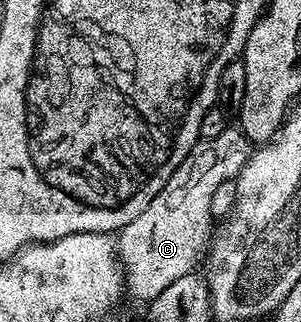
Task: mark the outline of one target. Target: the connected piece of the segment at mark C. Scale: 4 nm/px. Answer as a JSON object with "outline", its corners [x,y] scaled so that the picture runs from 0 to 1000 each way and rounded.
{"outline":[[[777,391],[751,394],[721,429],[661,432],[611,491],[611,503],[598,503],[571,553],[558,553],[532,602],[518,602],[518,615],[505,615],[505,627],[492,627],[492,640],[478,640],[478,652],[465,652],[452,677],[439,677],[439,689],[425,689],[402,708],[389,724],[385,755],[392,804],[405,814],[412,882],[429,916],[435,907],[452,929],[495,938],[518,925],[518,913],[532,913],[532,901],[558,901],[558,888],[571,888],[585,863],[628,857],[654,835],[645,832],[654,820],[661,829],[688,780],[704,730],[704,699],[718,683],[704,665],[704,602],[718,602],[731,565],[757,565],[794,547],[824,503],[834,469],[834,438],[821,435],[817,419]]]}

